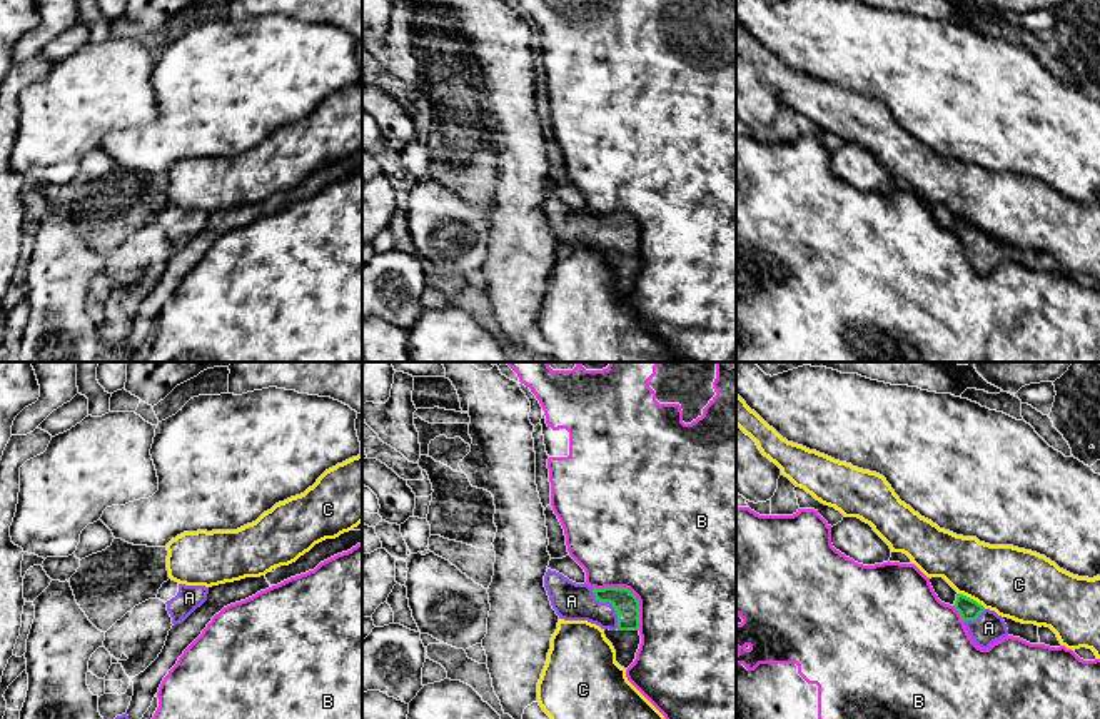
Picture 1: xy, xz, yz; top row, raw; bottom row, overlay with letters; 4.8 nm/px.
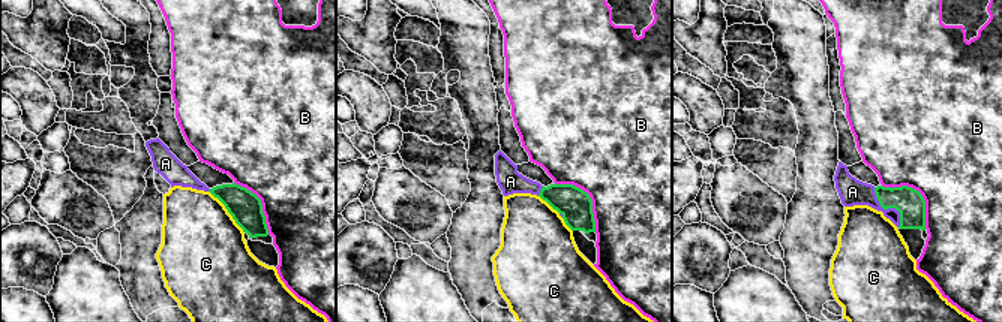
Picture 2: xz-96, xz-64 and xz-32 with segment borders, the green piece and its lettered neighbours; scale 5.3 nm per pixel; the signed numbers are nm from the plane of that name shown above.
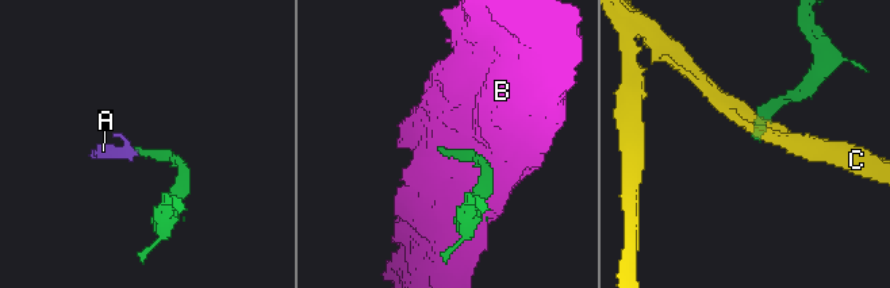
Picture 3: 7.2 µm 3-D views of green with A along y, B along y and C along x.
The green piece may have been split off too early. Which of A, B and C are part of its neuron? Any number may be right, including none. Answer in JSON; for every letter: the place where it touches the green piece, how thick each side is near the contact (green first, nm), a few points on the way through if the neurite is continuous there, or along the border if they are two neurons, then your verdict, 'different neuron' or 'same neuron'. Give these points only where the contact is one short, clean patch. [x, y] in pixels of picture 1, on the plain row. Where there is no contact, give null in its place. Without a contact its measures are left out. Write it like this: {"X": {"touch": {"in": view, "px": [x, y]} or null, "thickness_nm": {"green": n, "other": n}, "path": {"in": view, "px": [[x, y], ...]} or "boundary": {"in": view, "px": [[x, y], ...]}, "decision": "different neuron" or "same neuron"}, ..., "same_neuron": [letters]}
{"A": {"touch": {"in": "xz", "px": [610, 229]}, "thickness_nm": {"green": 120, "other": 180}, "path": {"in": "xz", "px": [[625, 229], [610, 229], [571, 227]]}, "decision": "same neuron"}, "B": {"touch": {"in": "xz", "px": [630, 217]}, "thickness_nm": {"green": 120, "other": 500}, "decision": "different neuron"}, "C": {"touch": {"in": "yz", "px": [972, 226]}, "thickness_nm": {"green": 100, "other": 340}, "decision": "different neuron"}, "same_neuron": ["A"]}

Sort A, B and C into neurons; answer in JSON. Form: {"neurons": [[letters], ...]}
{"neurons": [["A"], ["B"], ["C"]]}

